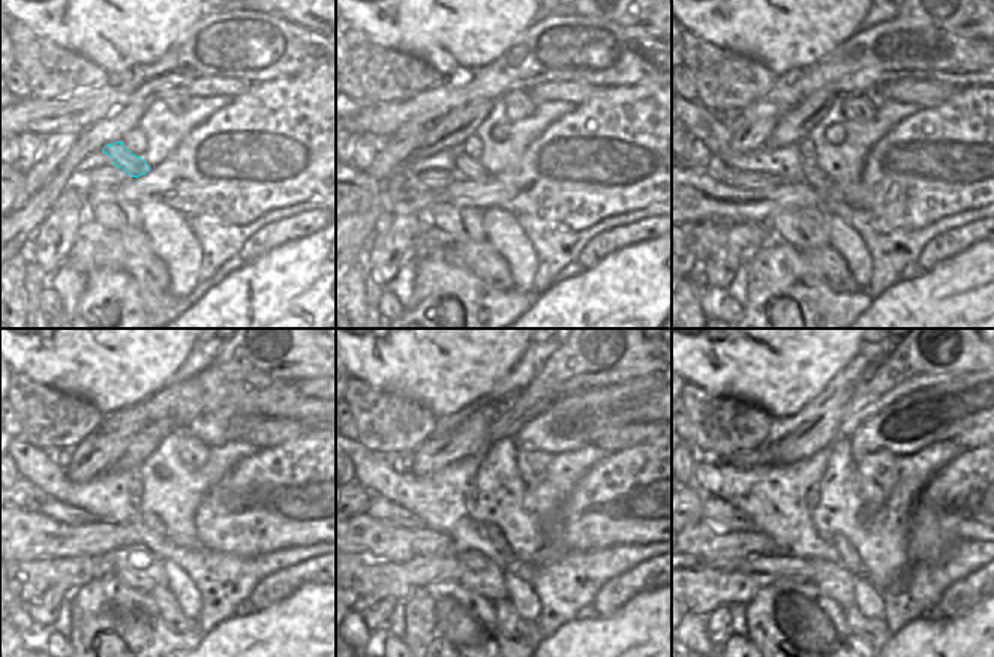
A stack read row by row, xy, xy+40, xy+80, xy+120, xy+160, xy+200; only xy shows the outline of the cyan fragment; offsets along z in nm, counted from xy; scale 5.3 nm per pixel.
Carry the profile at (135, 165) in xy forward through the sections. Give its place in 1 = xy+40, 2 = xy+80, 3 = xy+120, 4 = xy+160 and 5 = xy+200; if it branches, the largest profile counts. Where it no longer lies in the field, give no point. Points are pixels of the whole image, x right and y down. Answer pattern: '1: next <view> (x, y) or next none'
1: next xy+40 (468, 168)
2: next xy+80 (813, 176)
3: next xy+120 (150, 521)
4: next xy+160 (492, 534)
5: next xy+200 (849, 558)

